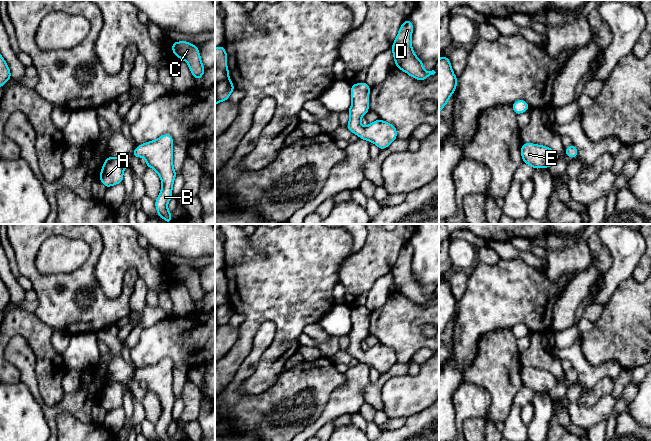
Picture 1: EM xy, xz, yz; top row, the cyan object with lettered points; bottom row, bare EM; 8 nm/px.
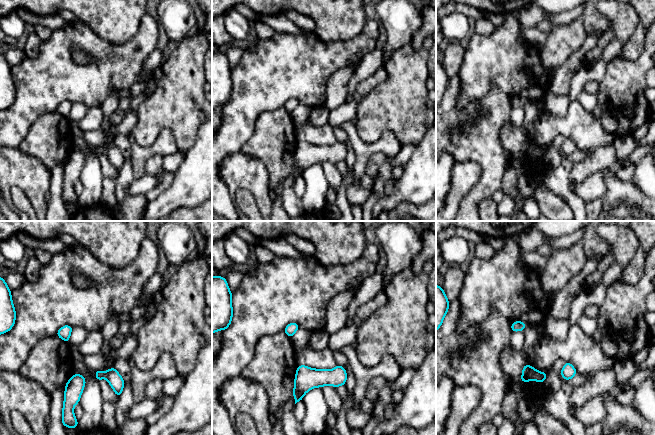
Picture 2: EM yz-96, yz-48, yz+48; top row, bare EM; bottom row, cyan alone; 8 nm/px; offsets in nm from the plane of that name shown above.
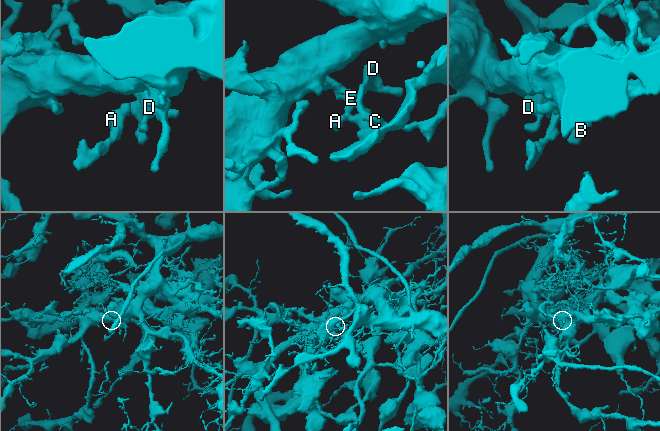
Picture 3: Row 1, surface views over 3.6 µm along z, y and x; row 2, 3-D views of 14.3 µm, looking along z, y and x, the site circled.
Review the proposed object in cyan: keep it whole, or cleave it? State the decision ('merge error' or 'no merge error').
no merge error

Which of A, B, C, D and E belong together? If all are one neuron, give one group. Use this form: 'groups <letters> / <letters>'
groups A B C D E

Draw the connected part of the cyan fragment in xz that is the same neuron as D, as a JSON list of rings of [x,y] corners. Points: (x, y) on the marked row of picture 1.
[[[407,19],[401,25],[391,50],[396,67],[409,76],[422,81],[436,72],[434,70],[427,72],[423,69],[423,62],[415,55],[412,48],[412,32],[413,24],[410,19]]]

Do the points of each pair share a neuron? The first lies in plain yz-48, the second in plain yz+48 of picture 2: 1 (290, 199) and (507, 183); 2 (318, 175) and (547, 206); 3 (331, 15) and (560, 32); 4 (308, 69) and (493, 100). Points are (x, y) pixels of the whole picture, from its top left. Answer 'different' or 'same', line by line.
1: different
2: different
3: same
4: different

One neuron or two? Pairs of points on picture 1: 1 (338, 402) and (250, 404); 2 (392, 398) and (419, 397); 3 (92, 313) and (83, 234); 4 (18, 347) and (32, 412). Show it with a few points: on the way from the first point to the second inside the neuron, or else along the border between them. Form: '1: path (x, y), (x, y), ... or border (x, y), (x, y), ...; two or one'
1: border (342, 384), (330, 394), (321, 414), (314, 422); two
2: path (399, 397), (412, 397); one
3: path (75, 299), (74, 290), (82, 282), (93, 256); one
4: border (20, 381), (27, 387), (39, 406); two

